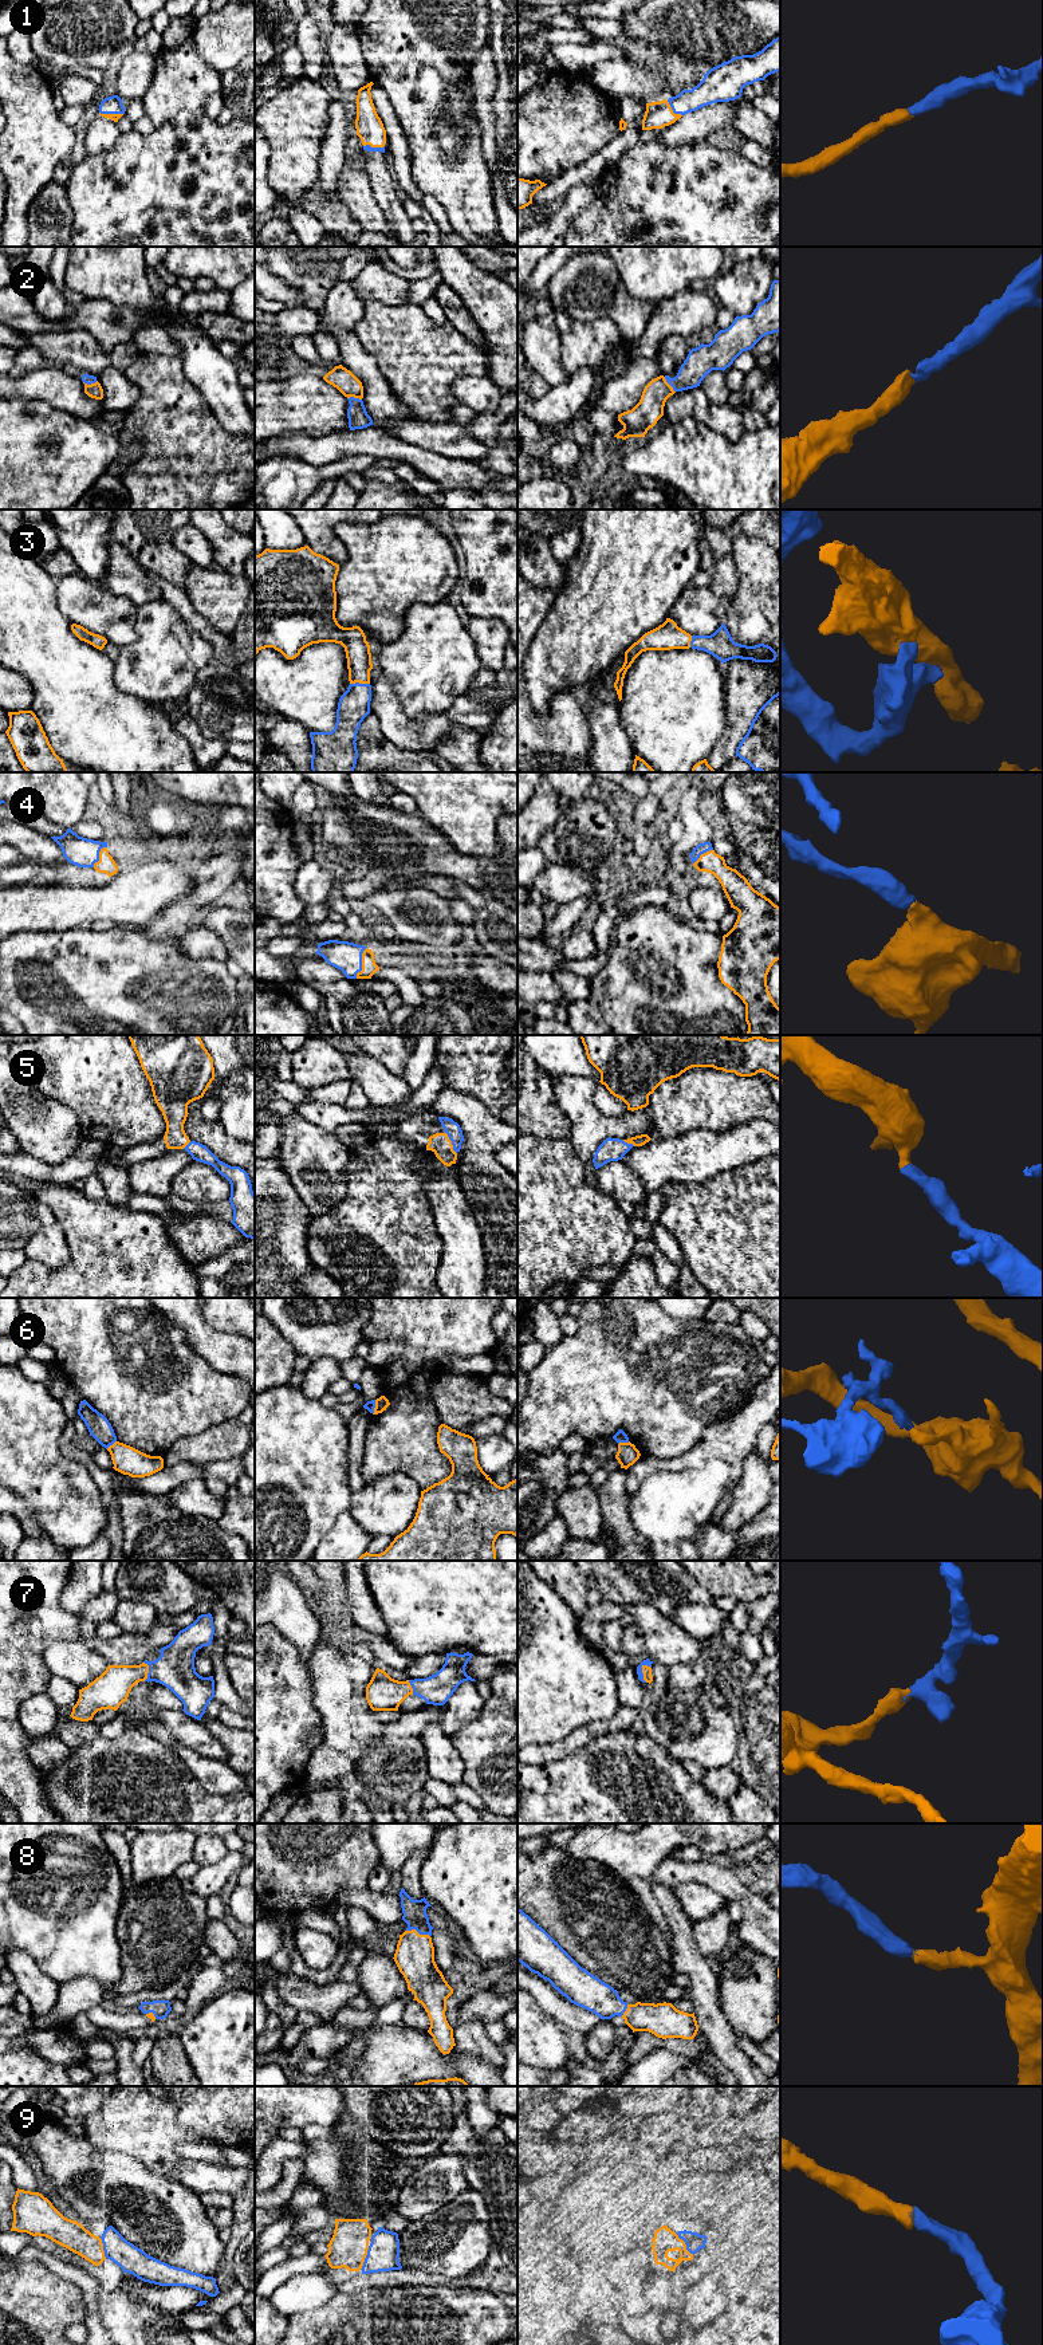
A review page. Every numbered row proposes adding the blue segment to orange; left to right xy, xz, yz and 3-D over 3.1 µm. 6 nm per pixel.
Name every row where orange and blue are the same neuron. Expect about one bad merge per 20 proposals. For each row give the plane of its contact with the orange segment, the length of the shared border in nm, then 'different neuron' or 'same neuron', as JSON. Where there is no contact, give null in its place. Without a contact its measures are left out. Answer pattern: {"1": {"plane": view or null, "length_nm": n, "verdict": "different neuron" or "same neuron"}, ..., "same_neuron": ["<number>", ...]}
{"1": {"plane": "xy", "length_nm": 140, "verdict": "same neuron"}, "2": {"plane": "yz", "length_nm": 120, "verdict": "same neuron"}, "3": {"plane": "xz", "length_nm": 120, "verdict": "same neuron"}, "4": {"plane": "xz", "length_nm": 200, "verdict": "same neuron"}, "5": {"plane": "xz", "length_nm": 150, "verdict": "same neuron"}, "6": {"plane": "xz", "length_nm": 90, "verdict": "different neuron"}, "7": {"plane": "yz", "length_nm": 110, "verdict": "same neuron"}, "8": {"plane": "xz", "length_nm": 150, "verdict": "same neuron"}, "9": {"plane": "yz", "length_nm": 180, "verdict": "same neuron"}, "same_neuron": ["1", "2", "3", "4", "5", "7", "8", "9"]}

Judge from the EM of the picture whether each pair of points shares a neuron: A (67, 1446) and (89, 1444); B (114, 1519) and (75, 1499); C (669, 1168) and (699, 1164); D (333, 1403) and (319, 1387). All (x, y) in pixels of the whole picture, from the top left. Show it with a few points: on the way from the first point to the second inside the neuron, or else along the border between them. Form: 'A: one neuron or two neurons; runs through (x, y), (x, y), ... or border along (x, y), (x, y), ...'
A: two neurons; border along (74, 1439), (74, 1444), (90, 1455)
B: two neurons; border along (97, 1487), (107, 1507), (105, 1531)
C: one neuron; runs through (676, 1161), (692, 1161)
D: two neurons; border along (329, 1391), (319, 1400)

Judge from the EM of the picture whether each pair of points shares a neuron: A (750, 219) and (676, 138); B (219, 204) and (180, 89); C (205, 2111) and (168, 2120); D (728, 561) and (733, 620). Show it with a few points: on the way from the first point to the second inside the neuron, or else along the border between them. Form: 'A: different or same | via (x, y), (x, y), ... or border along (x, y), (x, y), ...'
A: different | border along (711, 138), (679, 145), (662, 145), (656, 141)
B: different | border along (215, 118), (178, 111), (160, 125)
C: same | via (196, 2111), (187, 2111), (177, 2120)
D: different | border along (736, 567), (736, 593), (723, 620)

